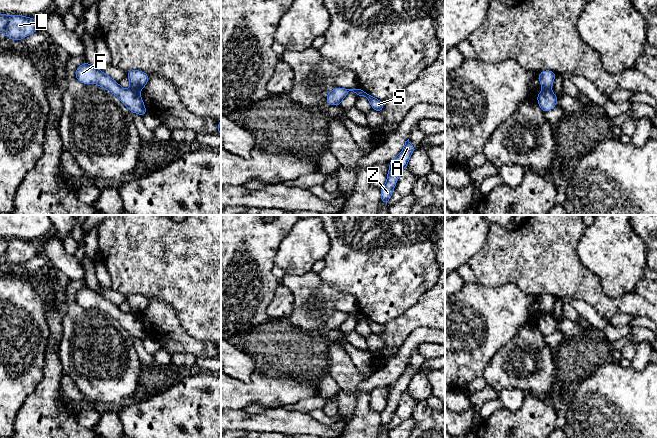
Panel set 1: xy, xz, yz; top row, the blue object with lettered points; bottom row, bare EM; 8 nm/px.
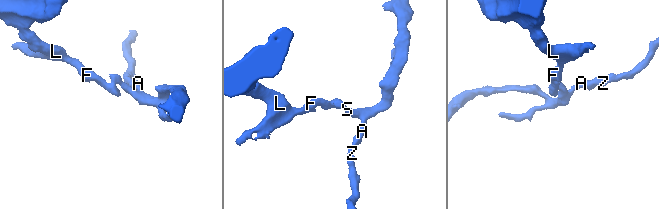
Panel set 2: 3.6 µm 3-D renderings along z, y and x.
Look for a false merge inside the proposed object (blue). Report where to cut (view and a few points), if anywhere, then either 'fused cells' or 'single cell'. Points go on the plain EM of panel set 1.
cut in xy along (131, 311), (138, 315); fused cells

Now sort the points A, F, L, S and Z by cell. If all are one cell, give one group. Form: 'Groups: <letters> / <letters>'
Groups: A S Z / F L

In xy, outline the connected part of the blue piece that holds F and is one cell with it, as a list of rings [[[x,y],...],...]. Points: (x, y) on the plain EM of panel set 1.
[[[87,286],[81,288],[75,297],[75,302],[83,308],[95,307],[117,320],[120,325],[132,336],[144,340],[147,337],[139,315],[132,312],[123,313],[118,306]]]

